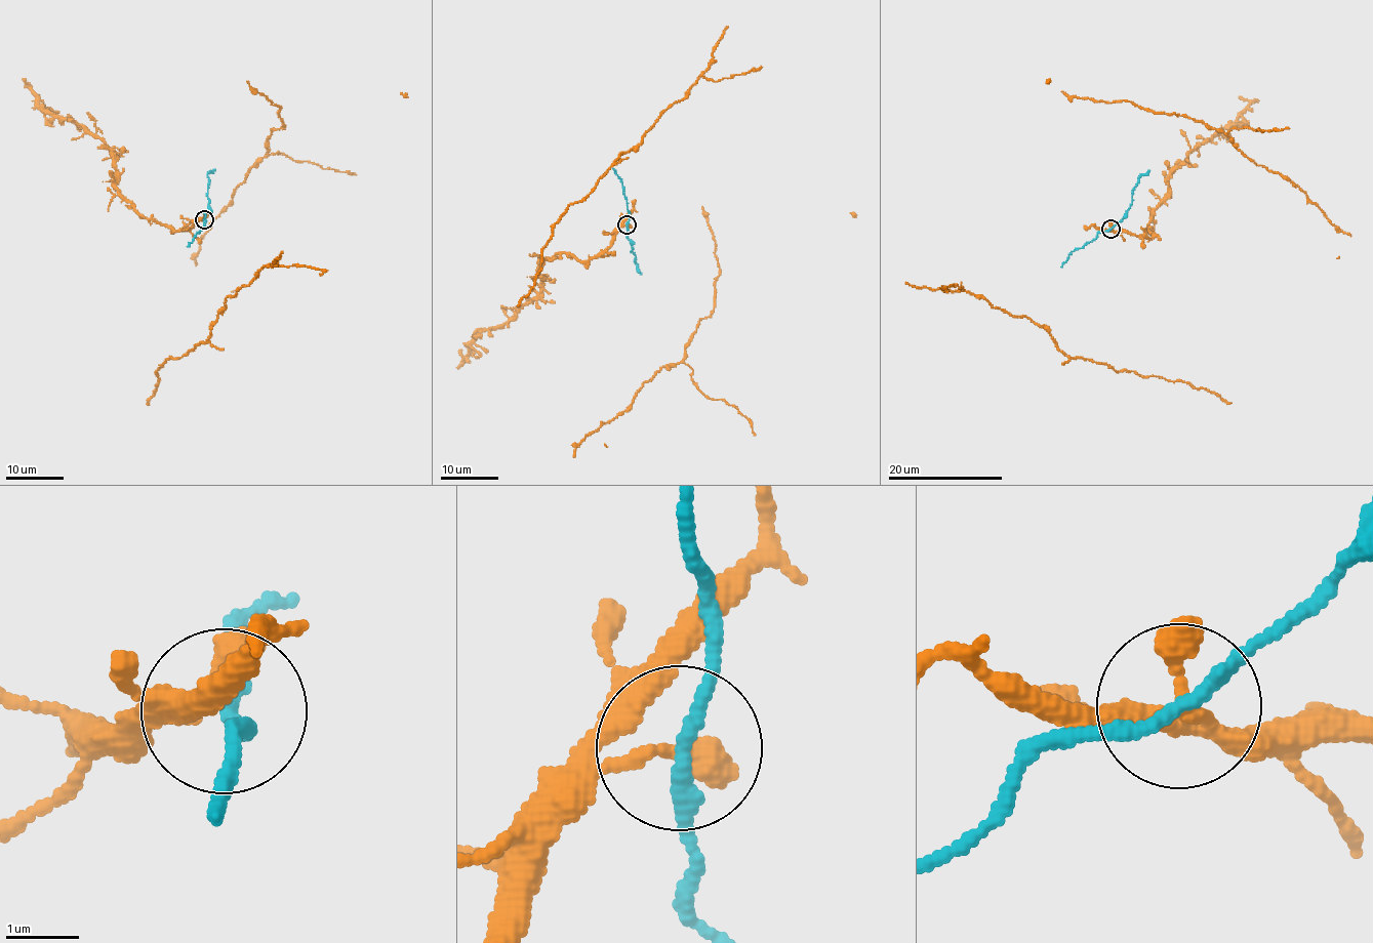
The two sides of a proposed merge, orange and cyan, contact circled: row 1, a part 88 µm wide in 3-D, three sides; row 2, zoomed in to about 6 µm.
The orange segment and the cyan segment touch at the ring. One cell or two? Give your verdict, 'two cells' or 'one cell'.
two cells

